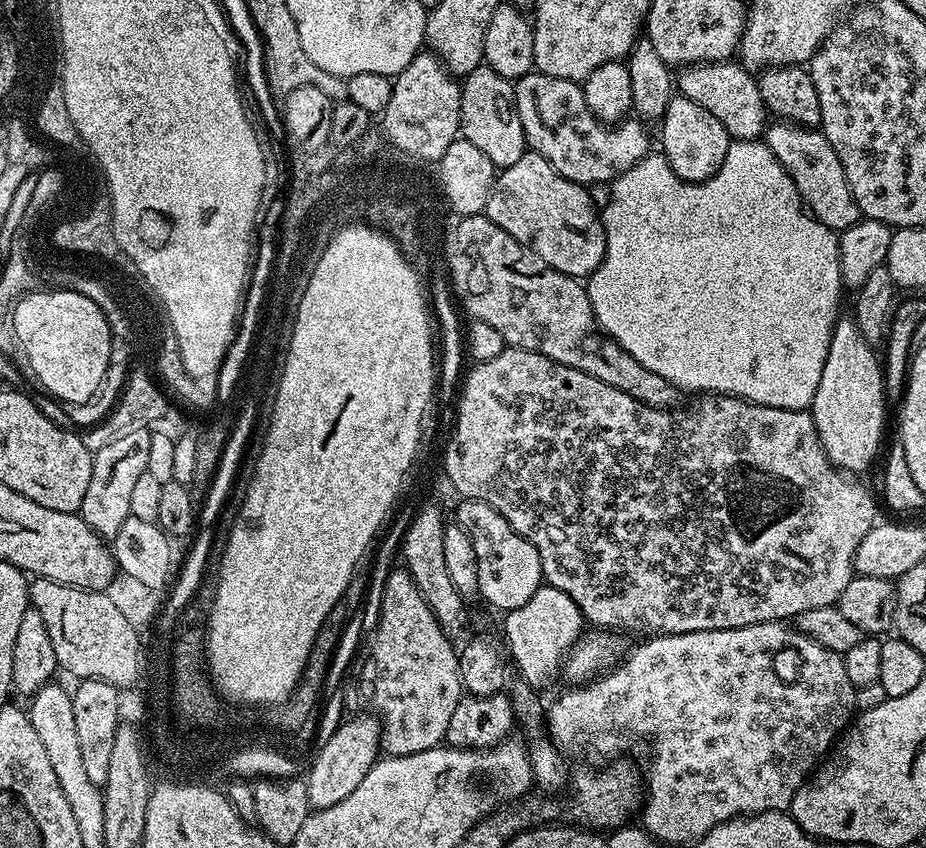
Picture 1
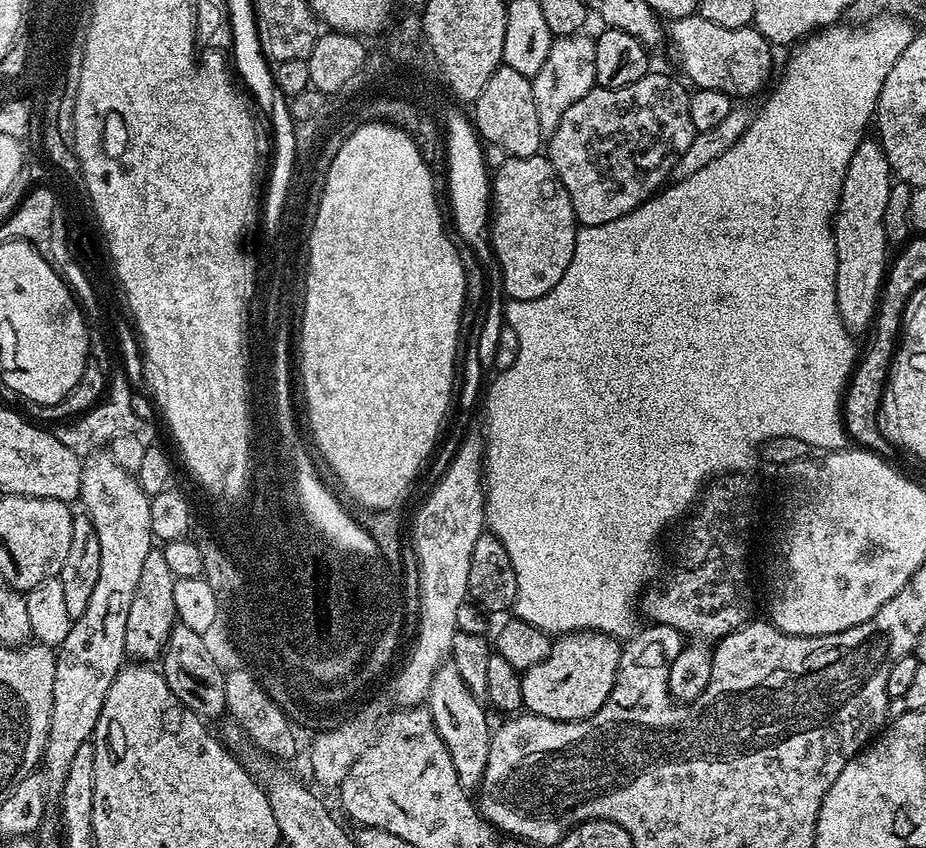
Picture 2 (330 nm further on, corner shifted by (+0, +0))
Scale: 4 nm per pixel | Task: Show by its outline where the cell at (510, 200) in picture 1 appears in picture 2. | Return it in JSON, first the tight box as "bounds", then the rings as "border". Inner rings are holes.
{"bounds":[490,154,578,300],"border":[[[544,154],[530,158],[509,158],[502,167],[495,169],[491,186],[490,243],[494,260],[500,263],[500,280],[504,283],[503,295],[508,300],[542,298],[542,294],[558,286],[558,278],[566,274],[566,266],[570,266],[570,258],[574,258],[578,225],[570,194],[566,194],[566,186],[562,186],[554,166]]]}

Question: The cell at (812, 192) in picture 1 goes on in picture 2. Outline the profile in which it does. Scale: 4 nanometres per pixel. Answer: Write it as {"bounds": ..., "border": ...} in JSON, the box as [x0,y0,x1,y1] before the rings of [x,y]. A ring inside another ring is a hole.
{"bounds":[666,14,773,98],"border":[[[693,14],[671,21],[666,36],[670,44],[672,40],[681,70],[693,80],[696,88],[722,90],[722,94],[733,98],[752,96],[762,91],[764,83],[772,76],[773,45],[754,26],[727,28]]]}

